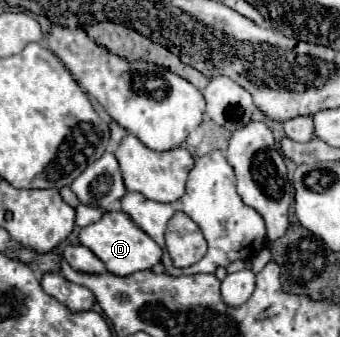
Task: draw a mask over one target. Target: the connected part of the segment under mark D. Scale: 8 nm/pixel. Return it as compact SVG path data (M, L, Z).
M121 210L105 212L101 220L81 228L79 244L87 246L107 266L107 272L115 276L129 276L139 270L149 270L153 264L161 260L159 246L131 220L129 214Z

